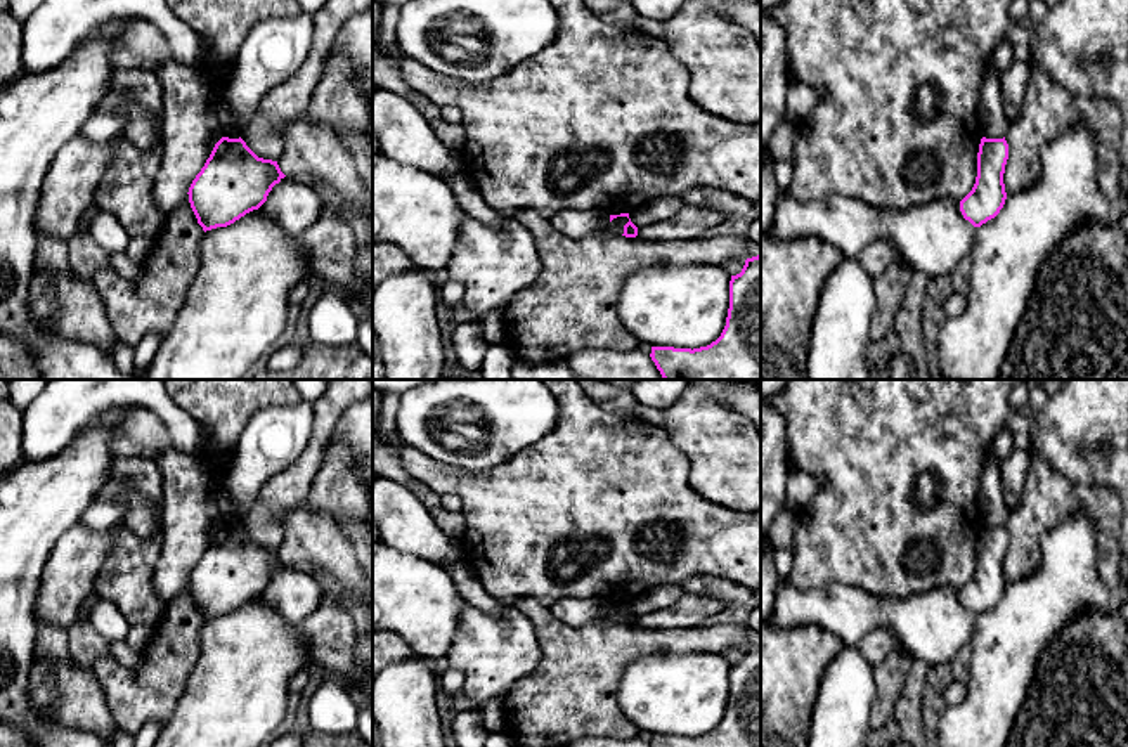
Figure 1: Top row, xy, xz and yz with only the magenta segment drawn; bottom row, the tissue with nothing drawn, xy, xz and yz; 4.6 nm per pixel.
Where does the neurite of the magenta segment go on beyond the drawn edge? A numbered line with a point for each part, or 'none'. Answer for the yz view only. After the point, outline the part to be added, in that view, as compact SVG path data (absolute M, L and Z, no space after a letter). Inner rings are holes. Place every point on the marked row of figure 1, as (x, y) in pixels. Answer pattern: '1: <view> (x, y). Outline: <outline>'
none

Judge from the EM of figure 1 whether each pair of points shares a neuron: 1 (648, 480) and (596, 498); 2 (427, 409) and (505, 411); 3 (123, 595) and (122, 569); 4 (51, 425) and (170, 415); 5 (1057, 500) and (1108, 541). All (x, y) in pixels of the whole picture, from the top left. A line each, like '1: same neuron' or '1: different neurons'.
1: same neuron
2: same neuron
3: same neuron
4: same neuron
5: same neuron

